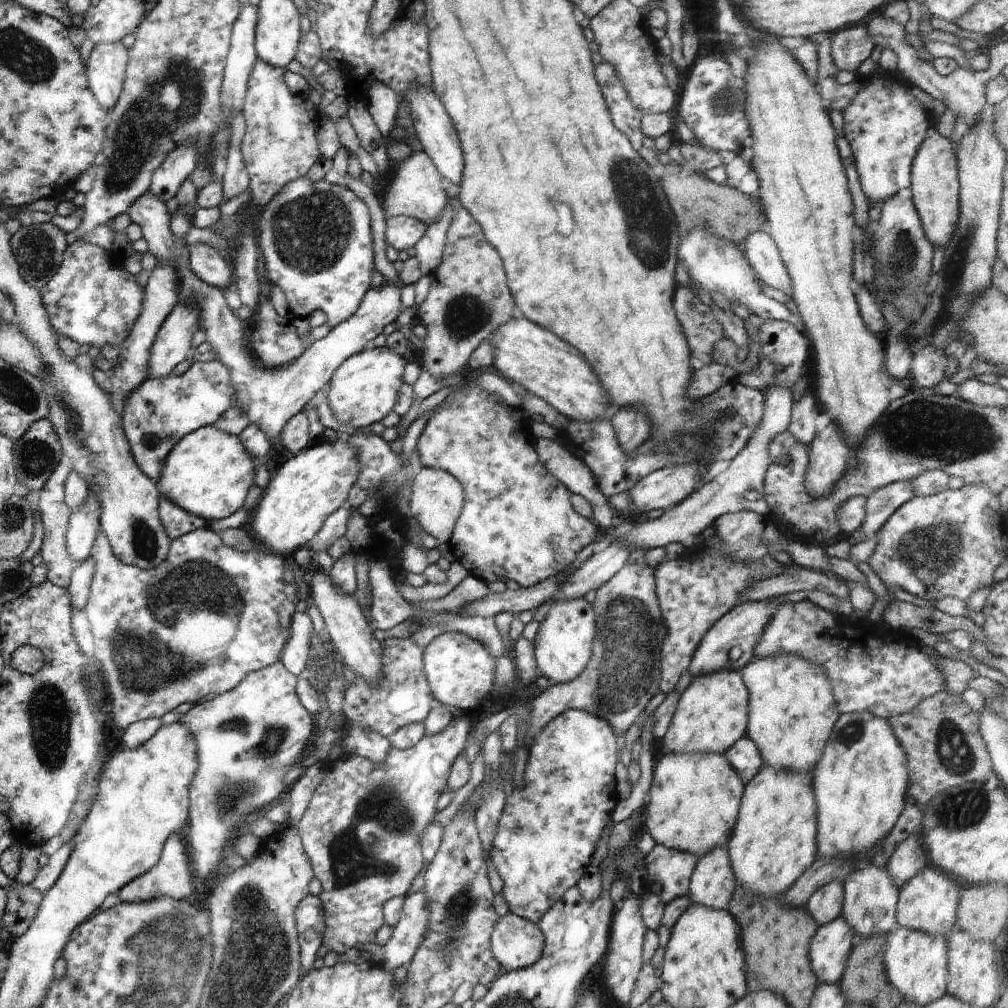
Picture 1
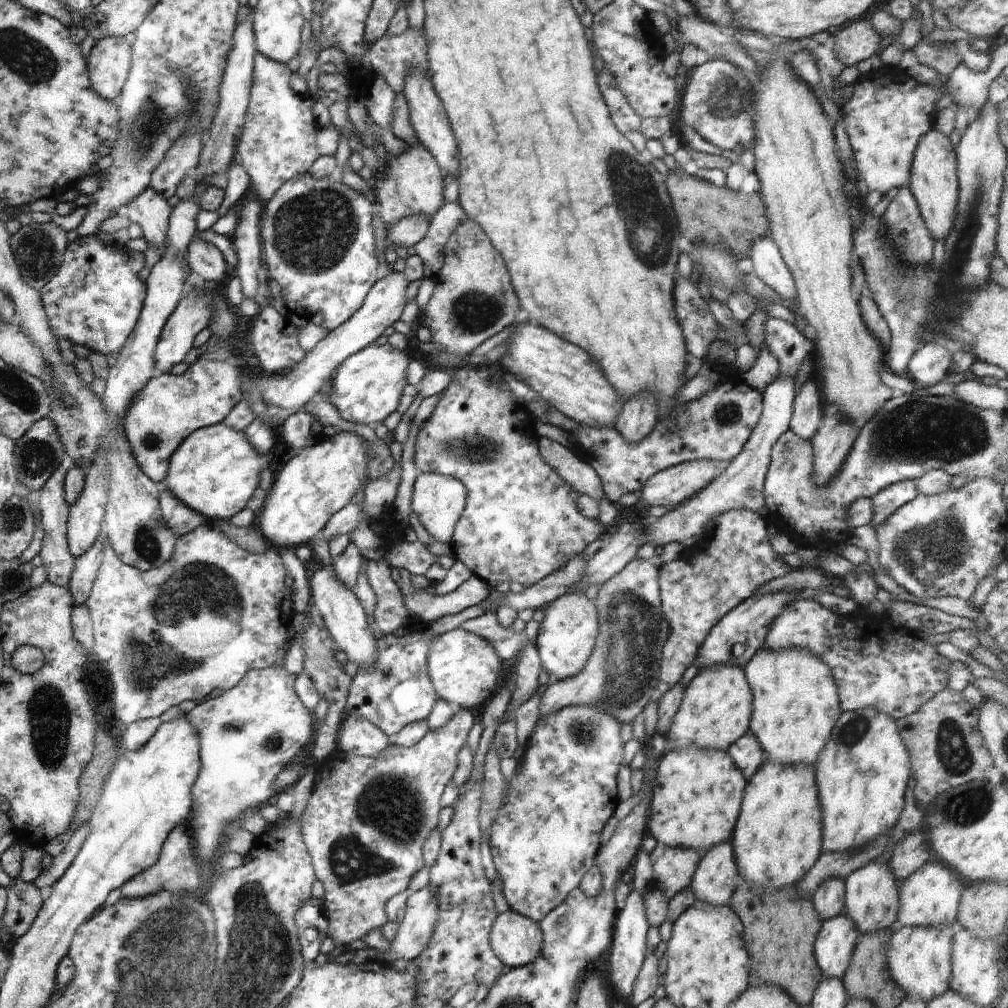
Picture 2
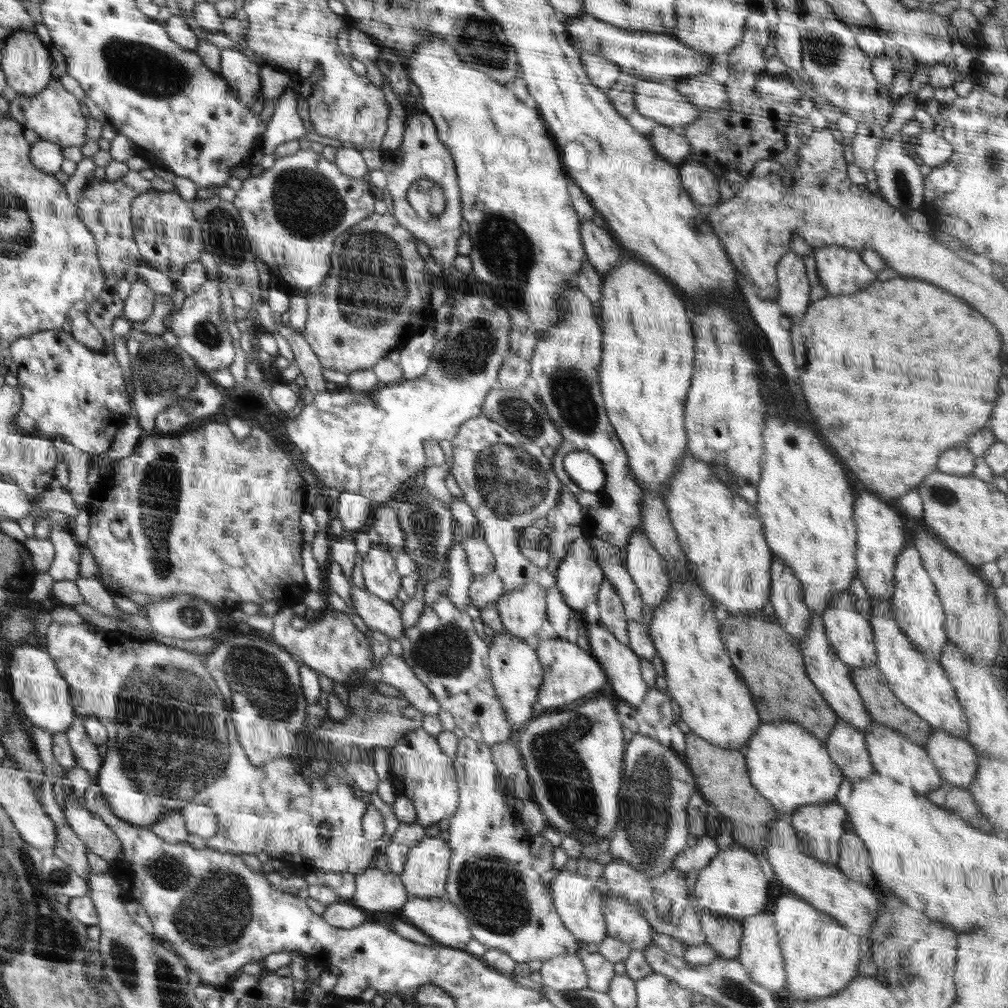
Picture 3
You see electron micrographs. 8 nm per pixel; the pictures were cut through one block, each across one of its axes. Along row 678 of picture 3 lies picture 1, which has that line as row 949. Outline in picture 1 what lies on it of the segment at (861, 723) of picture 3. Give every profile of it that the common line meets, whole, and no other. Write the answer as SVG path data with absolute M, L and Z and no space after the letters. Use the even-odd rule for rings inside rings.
M842 916L818 927L809 946L809 961L820 982L839 982L855 940L851 926Z

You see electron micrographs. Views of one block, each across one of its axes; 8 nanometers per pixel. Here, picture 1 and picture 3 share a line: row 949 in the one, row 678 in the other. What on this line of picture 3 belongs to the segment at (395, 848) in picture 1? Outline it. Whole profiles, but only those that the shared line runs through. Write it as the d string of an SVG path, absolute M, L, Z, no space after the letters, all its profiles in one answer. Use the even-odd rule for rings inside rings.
M284 606L282 610L273 614L274 630L272 630L270 639L290 654L299 656L303 664L312 670L324 674L326 678L330 678L332 681L335 680L347 685L350 676L358 674L358 670L362 670L366 674L372 666L375 666L372 661L371 642L356 629L347 613L328 609L317 615L315 621L308 623L302 630L292 628L292 617L292 606Z

